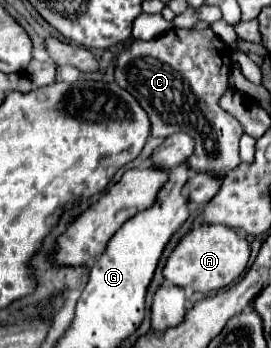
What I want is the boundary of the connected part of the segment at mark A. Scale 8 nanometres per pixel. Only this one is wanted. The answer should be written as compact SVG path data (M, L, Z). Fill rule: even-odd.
M193 225L193 229L181 239L177 249L169 255L163 275L177 287L189 287L197 293L215 293L235 283L247 267L249 243L239 231L225 229L225 225Z

